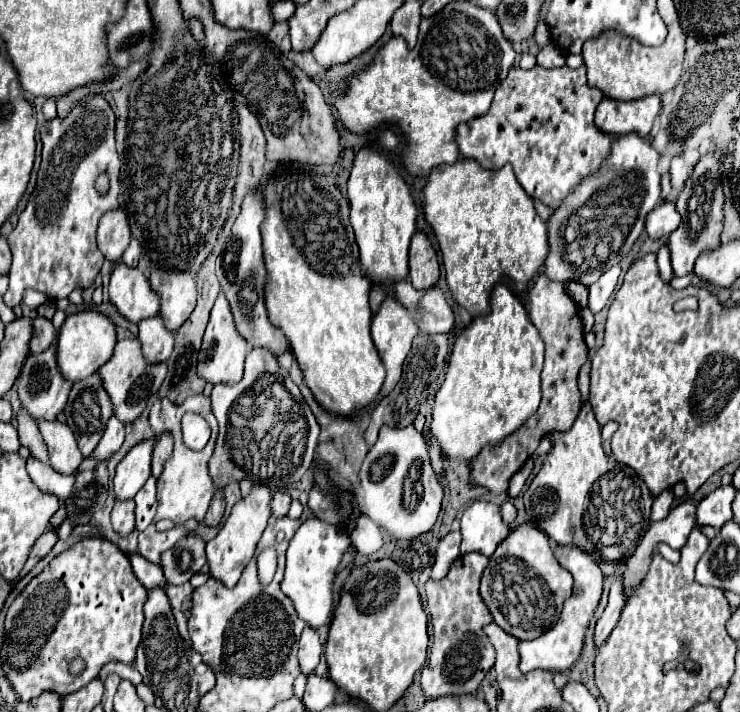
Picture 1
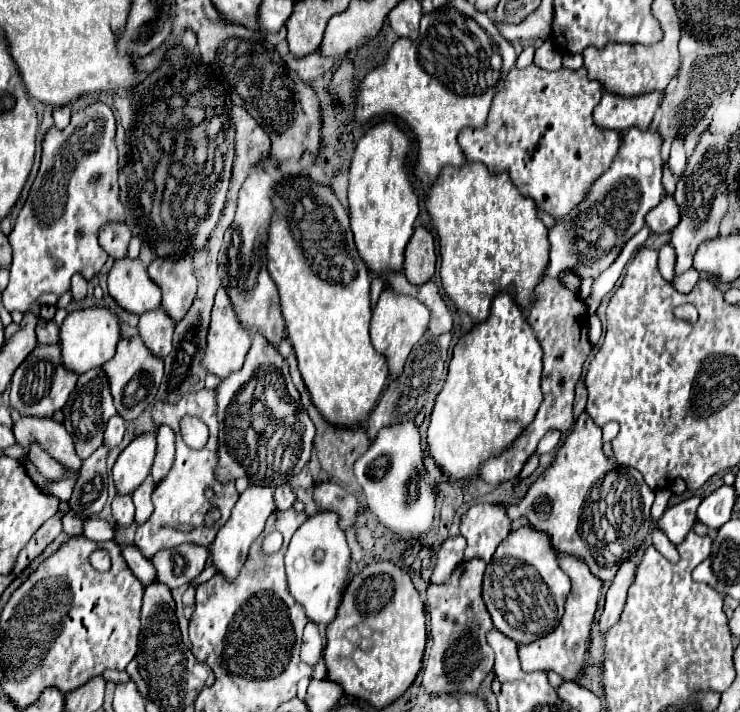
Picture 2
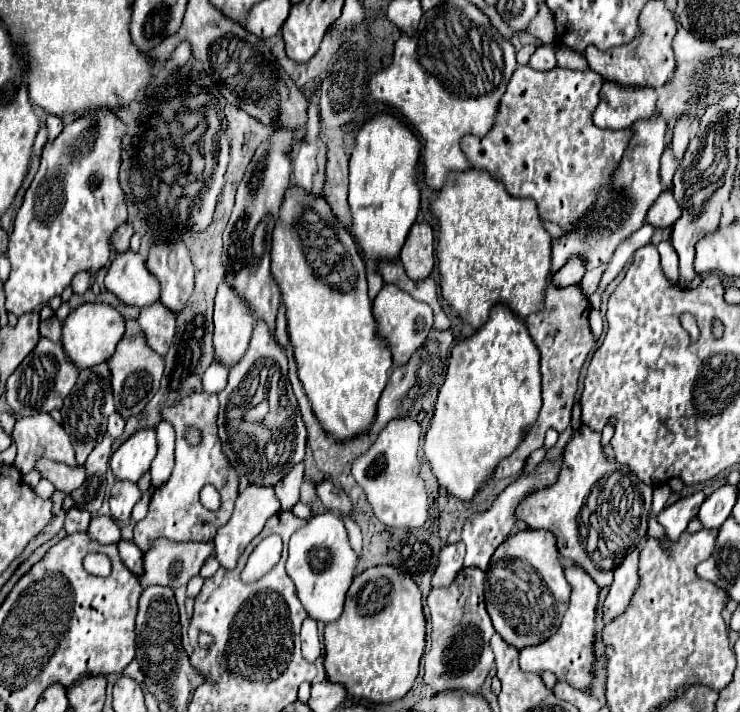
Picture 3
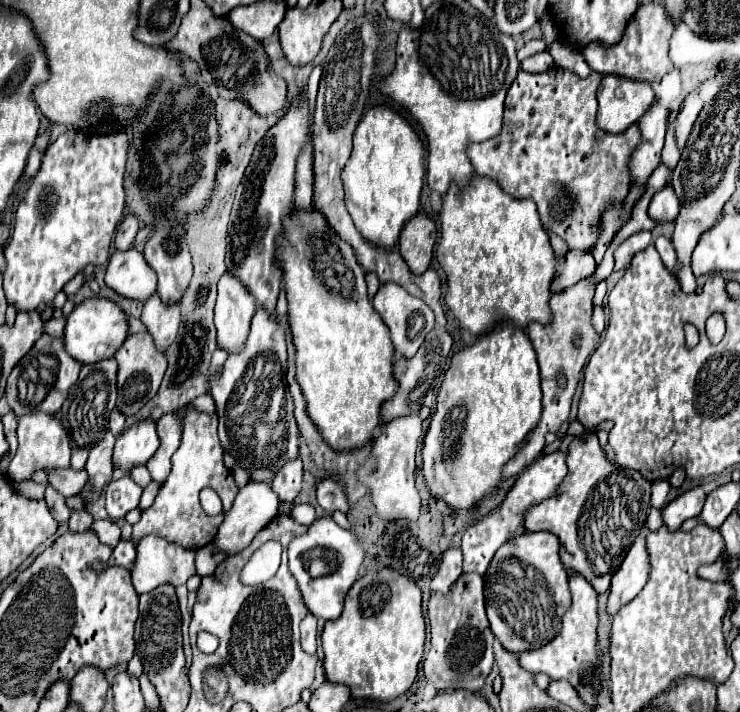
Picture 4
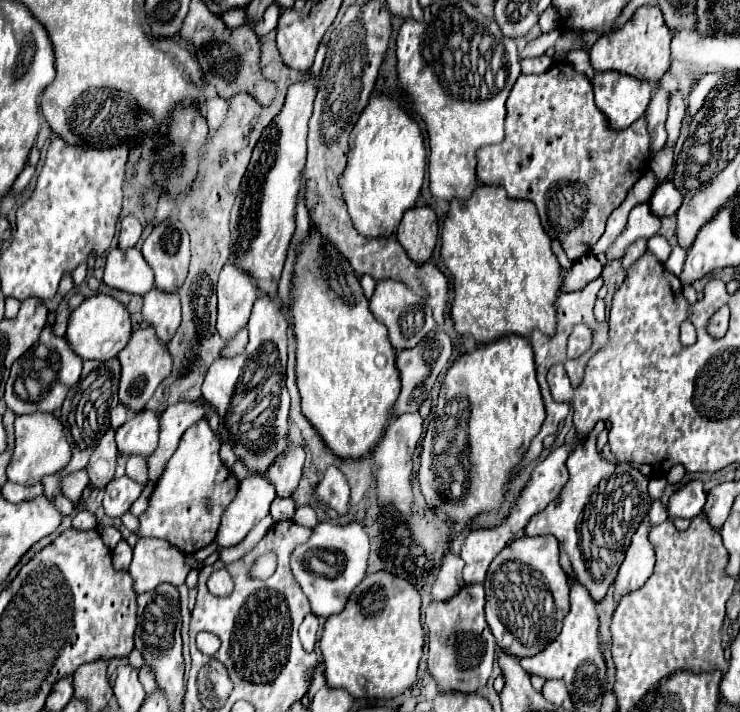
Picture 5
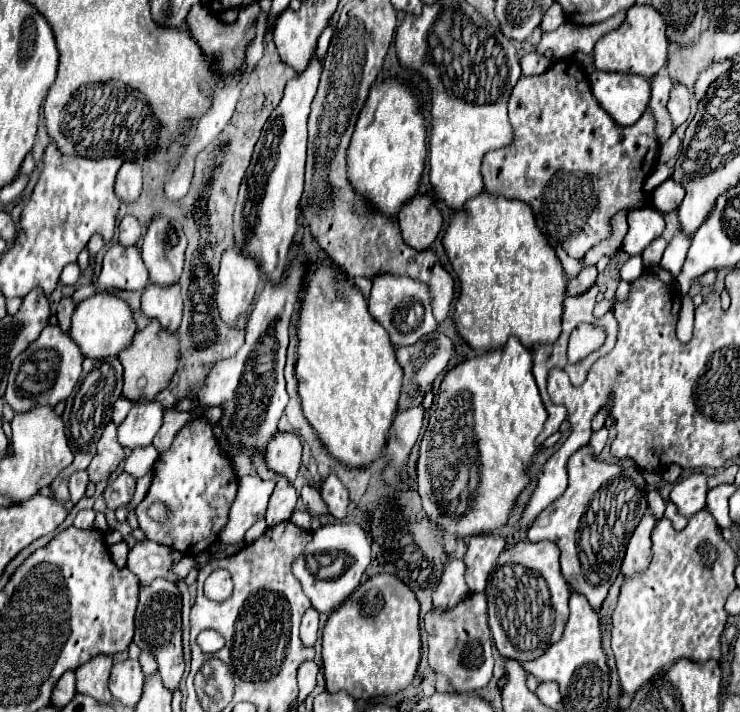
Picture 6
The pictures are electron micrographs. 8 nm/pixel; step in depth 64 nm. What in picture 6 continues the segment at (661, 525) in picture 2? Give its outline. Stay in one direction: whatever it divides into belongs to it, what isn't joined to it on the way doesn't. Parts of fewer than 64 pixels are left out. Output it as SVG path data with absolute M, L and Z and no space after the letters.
M692 474L674 484L674 490L670 492L670 500L676 504L676 508L682 516L690 518L696 512L704 510L706 492L708 492L706 480L708 478L704 474Z

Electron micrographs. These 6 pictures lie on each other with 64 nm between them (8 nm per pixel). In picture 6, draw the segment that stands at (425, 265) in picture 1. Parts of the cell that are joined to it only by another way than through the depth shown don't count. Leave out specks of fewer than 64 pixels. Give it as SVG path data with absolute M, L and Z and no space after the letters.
M414 196L400 214L398 226L404 242L414 250L428 250L442 228L442 214L428 196Z

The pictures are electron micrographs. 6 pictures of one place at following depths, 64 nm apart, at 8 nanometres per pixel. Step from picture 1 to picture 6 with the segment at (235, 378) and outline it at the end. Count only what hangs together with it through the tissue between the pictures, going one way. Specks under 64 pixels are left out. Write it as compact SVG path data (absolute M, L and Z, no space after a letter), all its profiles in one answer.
M230 246L222 256L216 288L216 304L226 326L234 328L238 318L250 312L258 288L260 272L256 272L256 264L244 260L244 252L236 252L236 248Z

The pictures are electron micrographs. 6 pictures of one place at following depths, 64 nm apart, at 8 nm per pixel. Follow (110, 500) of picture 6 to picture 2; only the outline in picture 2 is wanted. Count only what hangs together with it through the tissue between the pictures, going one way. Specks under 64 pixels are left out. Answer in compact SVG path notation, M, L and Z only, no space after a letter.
M116 496L112 500L112 516L116 520L118 526L128 528L134 522L134 504L132 504L132 496Z

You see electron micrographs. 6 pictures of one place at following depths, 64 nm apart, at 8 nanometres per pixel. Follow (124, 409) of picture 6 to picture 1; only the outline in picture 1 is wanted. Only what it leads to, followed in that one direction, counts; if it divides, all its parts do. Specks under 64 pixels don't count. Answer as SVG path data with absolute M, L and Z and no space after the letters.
M112 416L104 430L102 440L94 448L92 456L84 458L80 470L90 470L90 468L96 468L100 462L106 462L122 446L122 442L124 442L124 424L116 416Z

